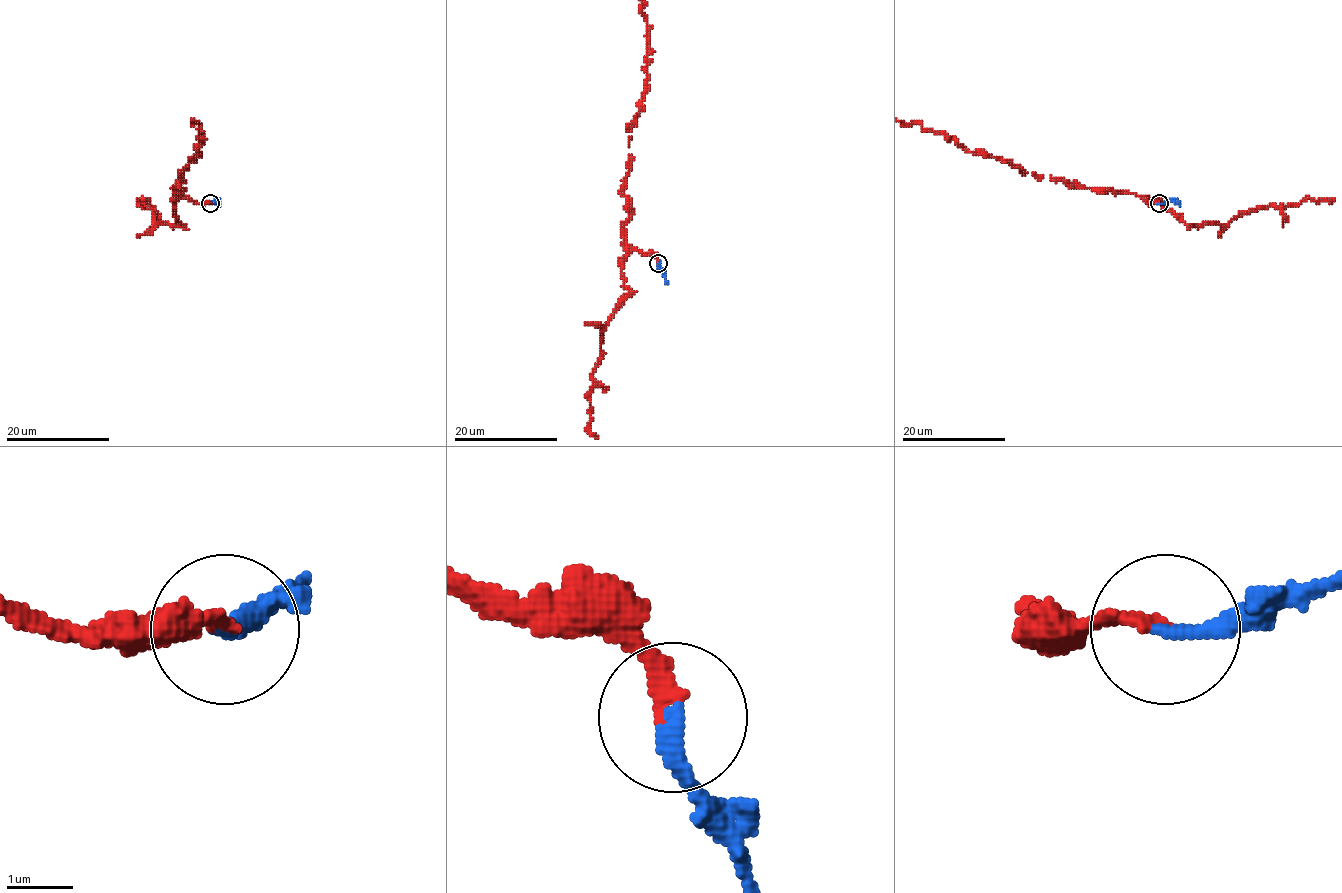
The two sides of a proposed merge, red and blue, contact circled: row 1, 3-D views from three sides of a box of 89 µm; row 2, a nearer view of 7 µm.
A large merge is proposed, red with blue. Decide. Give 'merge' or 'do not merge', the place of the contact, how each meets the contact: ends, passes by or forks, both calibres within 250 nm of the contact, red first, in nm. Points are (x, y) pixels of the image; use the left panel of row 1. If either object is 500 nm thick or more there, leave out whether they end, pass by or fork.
merge; at (210, 203); red ends there; blue ends there; 200 nm thick on the red side, 240 nm on the other

